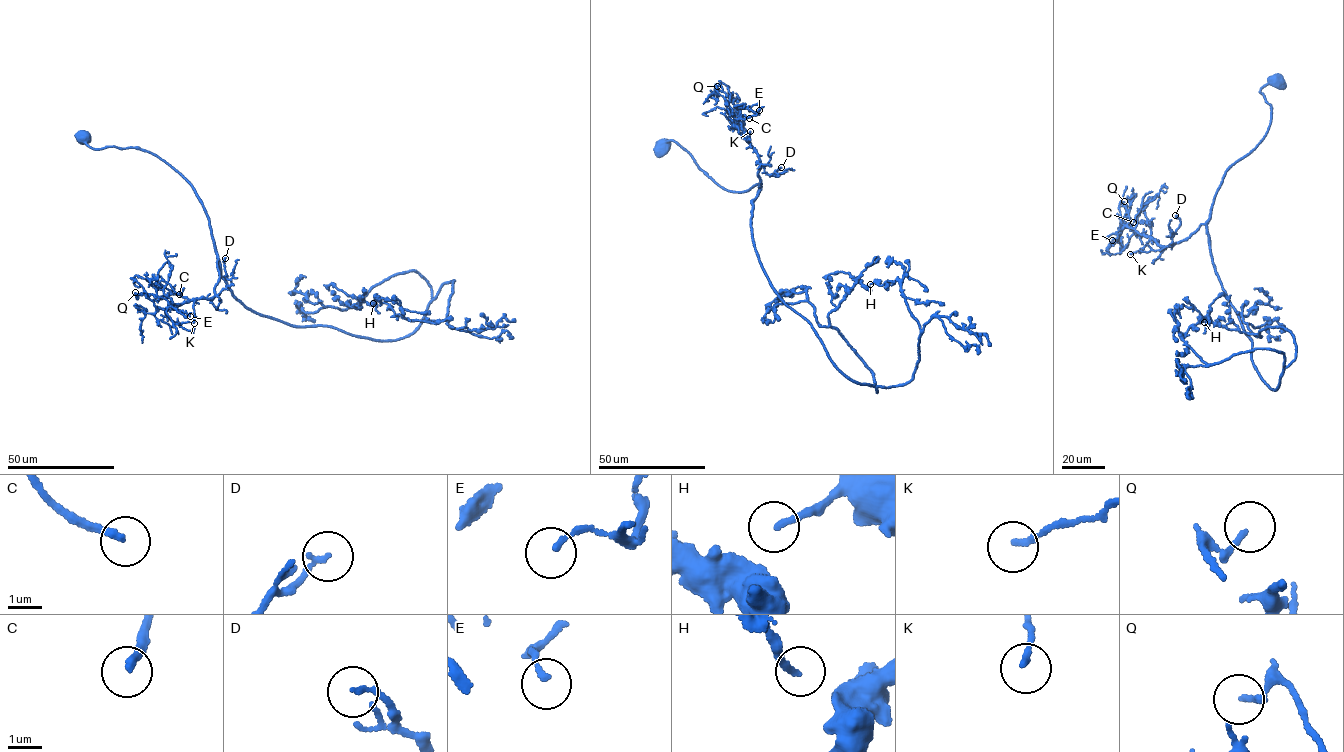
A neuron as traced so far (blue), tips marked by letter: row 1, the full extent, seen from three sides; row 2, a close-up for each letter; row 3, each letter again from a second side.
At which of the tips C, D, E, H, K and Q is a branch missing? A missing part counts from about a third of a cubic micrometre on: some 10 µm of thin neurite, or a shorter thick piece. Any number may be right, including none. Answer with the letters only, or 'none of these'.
none of these

